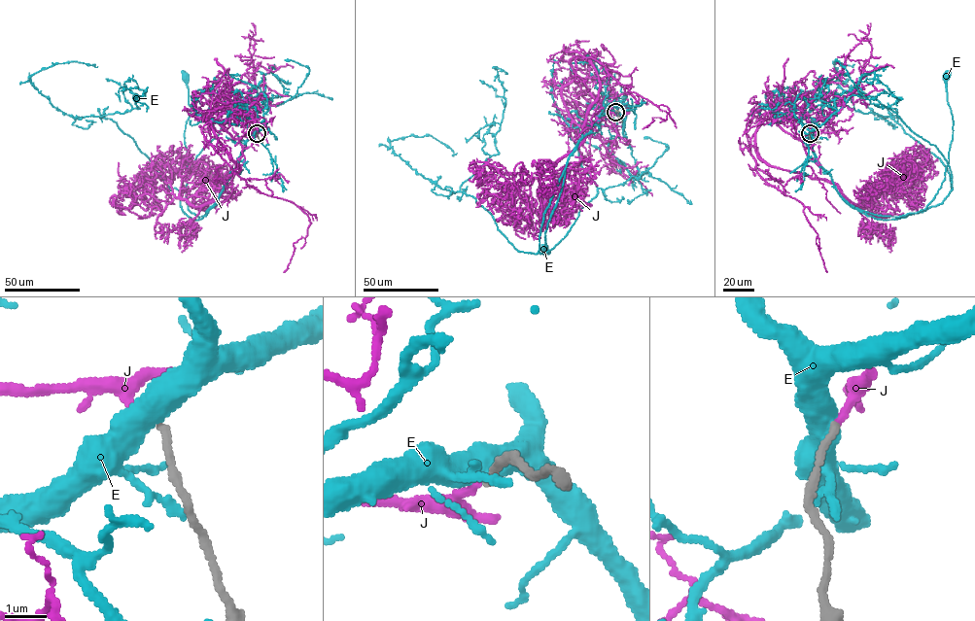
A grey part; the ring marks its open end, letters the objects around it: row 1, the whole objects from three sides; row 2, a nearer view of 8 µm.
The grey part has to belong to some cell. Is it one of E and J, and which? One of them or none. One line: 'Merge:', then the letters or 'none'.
Merge: J

